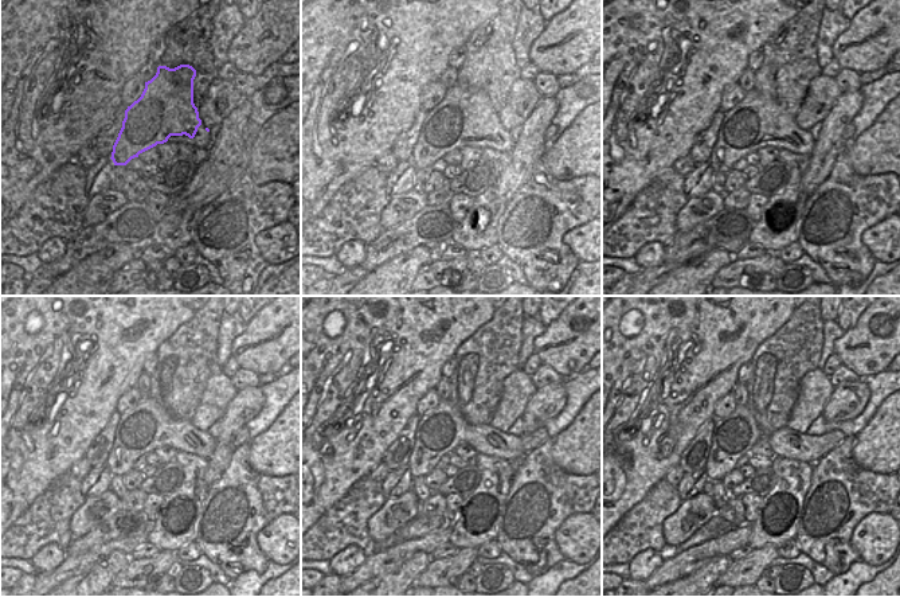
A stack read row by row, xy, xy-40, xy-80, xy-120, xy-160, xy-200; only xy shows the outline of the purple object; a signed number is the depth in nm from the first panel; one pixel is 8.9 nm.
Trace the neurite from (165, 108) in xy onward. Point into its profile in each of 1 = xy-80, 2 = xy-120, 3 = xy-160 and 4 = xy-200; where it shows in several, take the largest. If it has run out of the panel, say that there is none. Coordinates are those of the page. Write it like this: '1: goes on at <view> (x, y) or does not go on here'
1: goes on at xy-80 (746, 128)
2: goes on at xy-120 (144, 428)
3: goes on at xy-160 (438, 432)
4: goes on at xy-200 (735, 434)

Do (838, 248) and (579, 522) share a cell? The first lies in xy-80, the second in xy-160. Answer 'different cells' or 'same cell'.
different cells

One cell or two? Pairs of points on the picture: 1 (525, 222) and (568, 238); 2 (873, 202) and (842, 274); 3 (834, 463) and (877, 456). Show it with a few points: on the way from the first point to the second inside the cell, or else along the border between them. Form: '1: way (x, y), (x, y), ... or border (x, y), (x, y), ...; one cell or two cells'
1: border (587, 221), (563, 235), (563, 242), (579, 261); two cells
2: way (854, 221), (850, 226), (850, 261); one cell
3: border (854, 436), (853, 460), (863, 468), (884, 472); two cells

